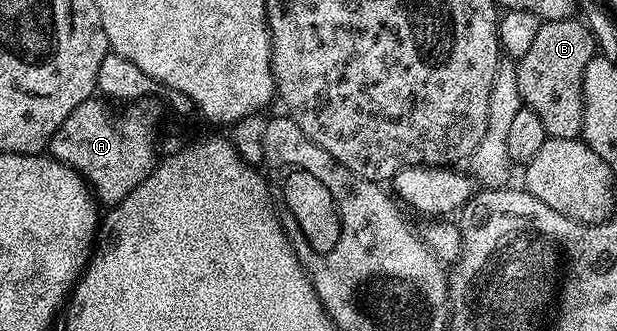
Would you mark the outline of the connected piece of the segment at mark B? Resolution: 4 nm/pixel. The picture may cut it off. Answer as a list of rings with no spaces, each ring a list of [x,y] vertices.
[[[576,17],[560,18],[550,22],[542,21],[539,32],[535,36],[527,56],[516,59],[517,79],[521,101],[530,110],[534,110],[543,120],[546,135],[551,138],[581,138],[583,128],[583,76],[587,72],[587,64],[595,57],[599,50],[599,42],[587,27],[576,22]]]

